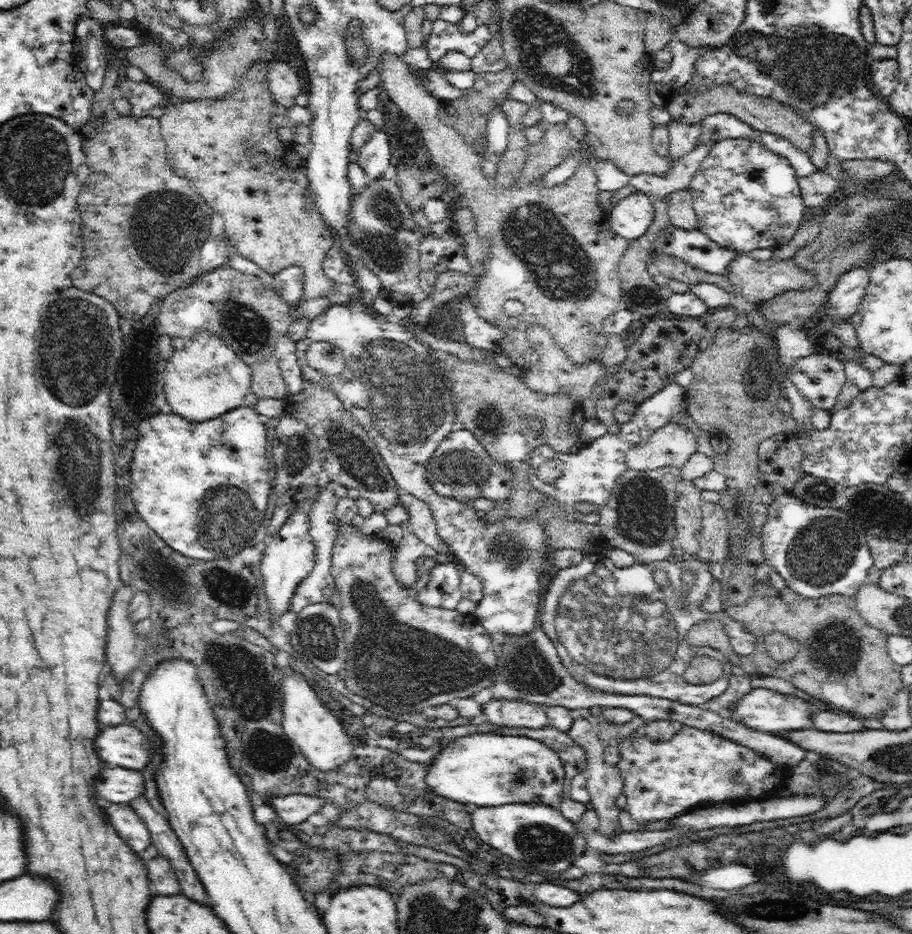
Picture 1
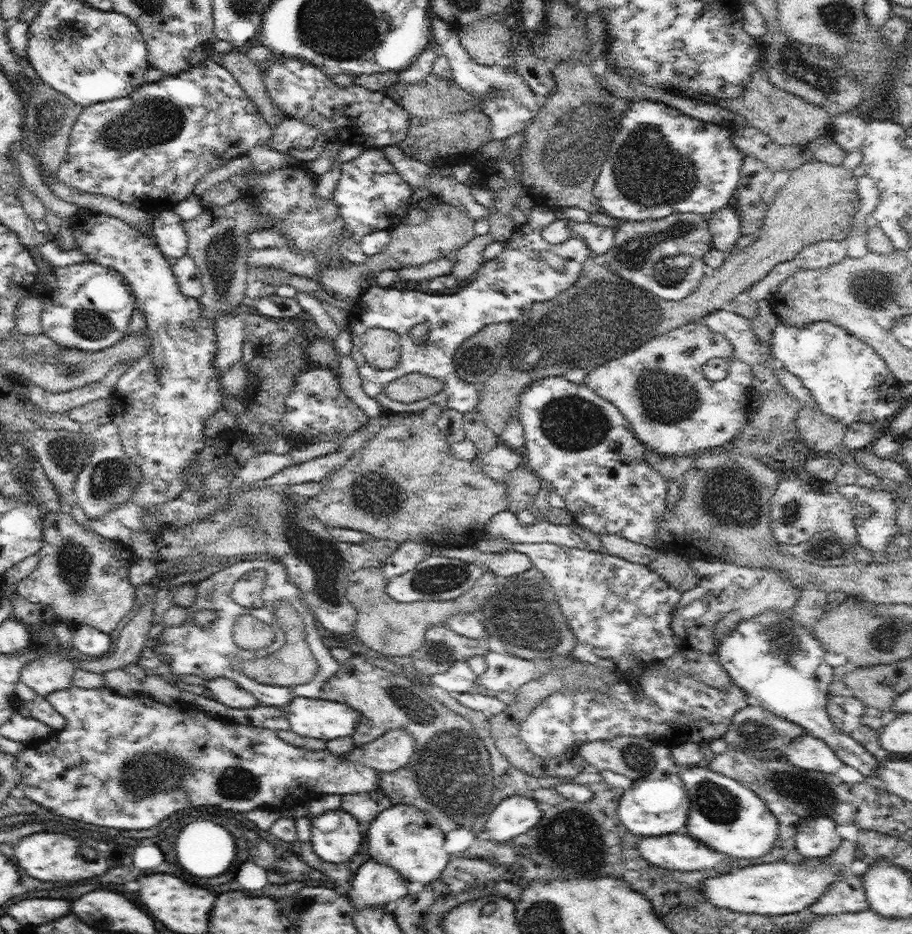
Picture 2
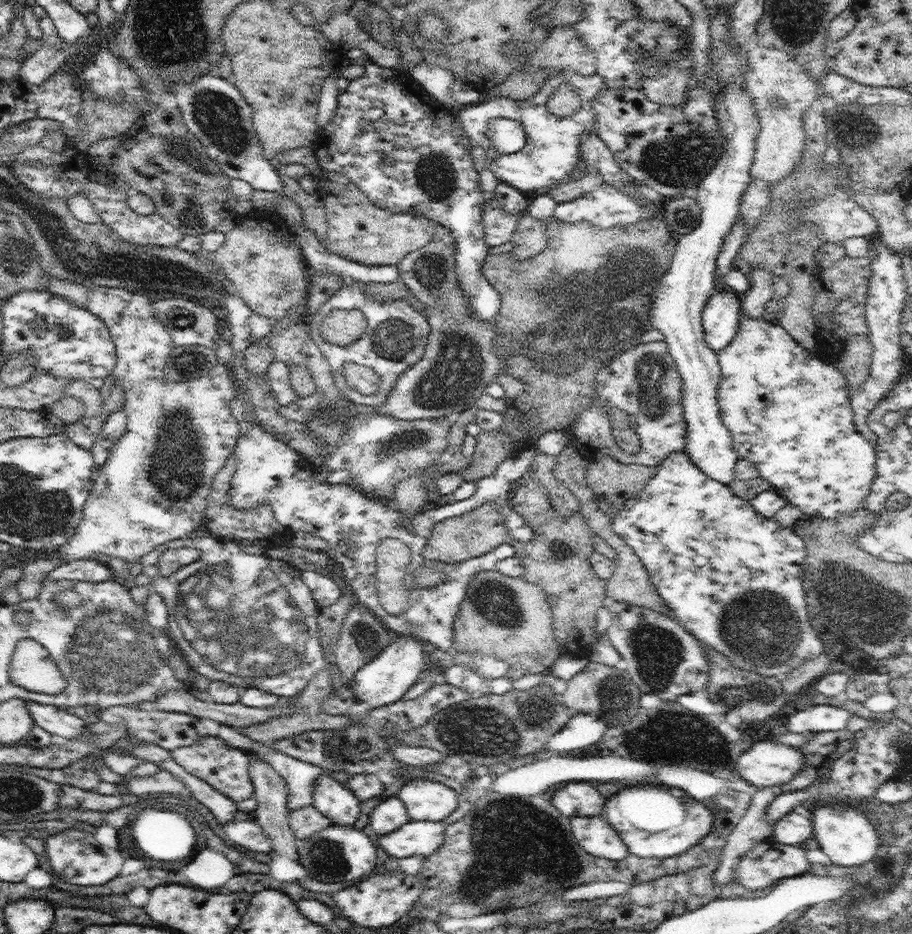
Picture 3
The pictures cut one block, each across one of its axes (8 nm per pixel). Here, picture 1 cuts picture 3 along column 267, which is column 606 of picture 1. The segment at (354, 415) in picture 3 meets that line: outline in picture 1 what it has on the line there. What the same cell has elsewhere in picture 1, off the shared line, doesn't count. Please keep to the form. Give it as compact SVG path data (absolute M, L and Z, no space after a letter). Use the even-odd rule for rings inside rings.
M388 52L382 53L379 58L379 64L374 68L374 70L375 69L380 72L379 84L388 91L389 98L392 99L392 102L394 102L398 108L400 108L404 117L407 118L420 132L420 135L422 136L422 144L425 145L425 148L431 156L431 163L437 166L437 168L440 169L440 172L445 175L447 180L453 184L452 194L458 198L461 206L468 207L472 211L475 220L476 234L478 234L478 237L484 239L484 241L490 243L490 254L488 254L486 260L484 260L483 273L476 277L477 286L472 291L472 302L478 316L486 319L488 322L492 323L492 325L502 327L504 336L502 336L502 340L498 342L498 346L501 347L502 353L511 360L513 366L519 367L523 371L537 366L539 364L538 353L536 353L529 345L525 334L528 326L538 323L542 324L542 326L546 327L546 329L552 333L556 344L562 348L566 355L568 355L568 358L572 359L575 364L590 364L590 362L596 362L600 353L604 350L607 341L607 335L603 332L603 320L614 314L614 312L620 308L620 303L623 298L617 267L631 242L626 238L619 236L619 234L612 229L612 225L610 225L609 221L609 213L598 205L598 198L601 190L597 187L597 176L593 169L593 162L580 162L576 168L576 172L561 185L544 187L541 178L537 178L532 179L532 182L527 184L525 187L518 187L518 184L509 187L498 187L498 185L496 185L495 176L490 175L488 177L488 175L484 173L484 169L482 169L482 157L472 150L472 147L464 141L464 137L458 134L458 131L456 131L454 127L449 126L444 122L442 116L444 101L437 99L432 93L430 93L430 91L428 91L428 89L426 89L426 87L424 87L424 85L422 85L420 74L412 71L412 69L408 67L408 63L402 59L401 55ZM511 299L520 301L520 303L525 307L521 316L505 315L505 312L503 311L504 304Z

